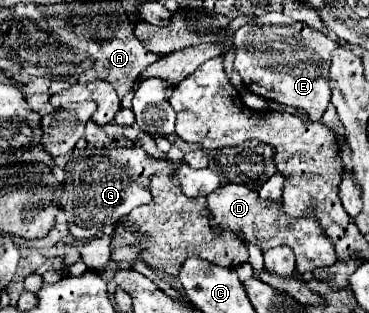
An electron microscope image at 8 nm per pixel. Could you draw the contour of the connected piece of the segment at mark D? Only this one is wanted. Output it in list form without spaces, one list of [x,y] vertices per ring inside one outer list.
[[[228,183],[216,189],[216,193],[210,193],[206,197],[206,211],[210,215],[210,225],[214,231],[232,231],[238,239],[258,245],[262,251],[288,245],[296,255],[298,273],[314,271],[318,267],[330,267],[336,263],[334,245],[324,237],[324,231],[316,225],[316,217],[308,215],[302,219],[292,219],[282,211],[280,203],[262,201],[258,197],[258,191],[252,191],[250,187]]]

